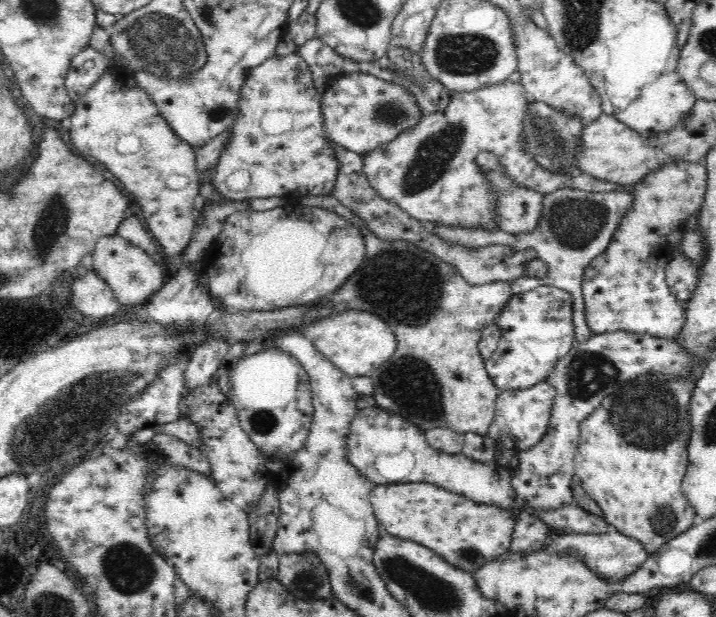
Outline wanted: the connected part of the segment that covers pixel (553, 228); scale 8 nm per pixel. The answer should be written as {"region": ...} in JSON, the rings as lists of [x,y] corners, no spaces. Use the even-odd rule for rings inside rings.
{"region":[[[563,187],[543,196],[542,216],[538,221],[538,226],[531,231],[519,232],[515,235],[500,229],[488,229],[488,227],[470,228],[458,225],[424,224],[424,228],[429,228],[430,232],[438,235],[441,239],[462,244],[464,247],[480,248],[500,244],[522,252],[526,249],[534,249],[537,257],[546,262],[548,275],[544,279],[533,279],[527,275],[517,279],[511,283],[512,294],[526,293],[538,289],[540,286],[552,286],[566,291],[573,298],[575,341],[581,343],[595,335],[586,321],[585,300],[581,290],[586,268],[596,256],[606,252],[621,218],[630,210],[633,196],[634,194],[628,190],[586,192],[585,190]]]}

